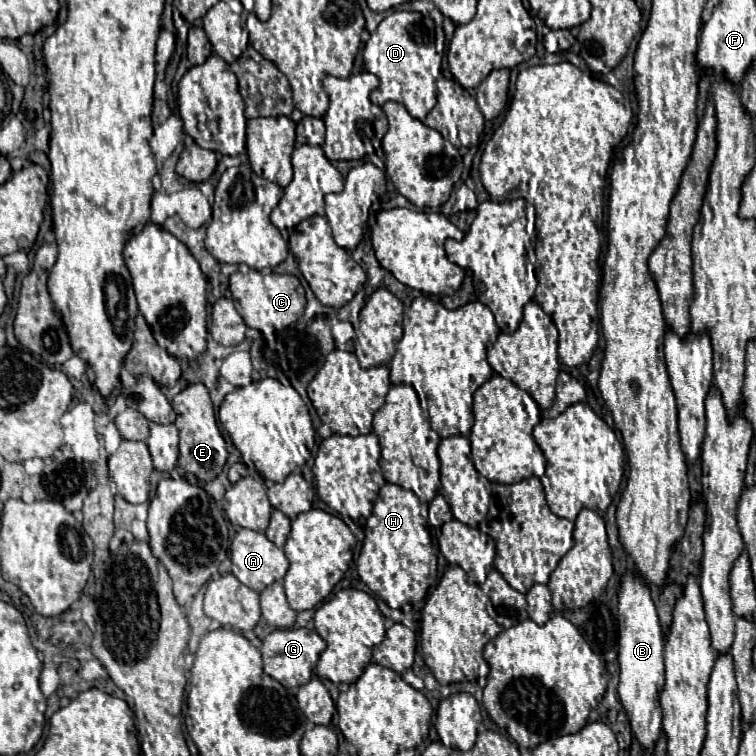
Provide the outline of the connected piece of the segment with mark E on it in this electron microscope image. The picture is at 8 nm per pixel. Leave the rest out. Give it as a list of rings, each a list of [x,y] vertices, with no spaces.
[[[190,384],[178,392],[172,400],[176,410],[176,428],[180,430],[180,466],[184,466],[192,476],[202,482],[216,478],[228,458],[226,442],[218,430],[213,403],[204,384]]]

